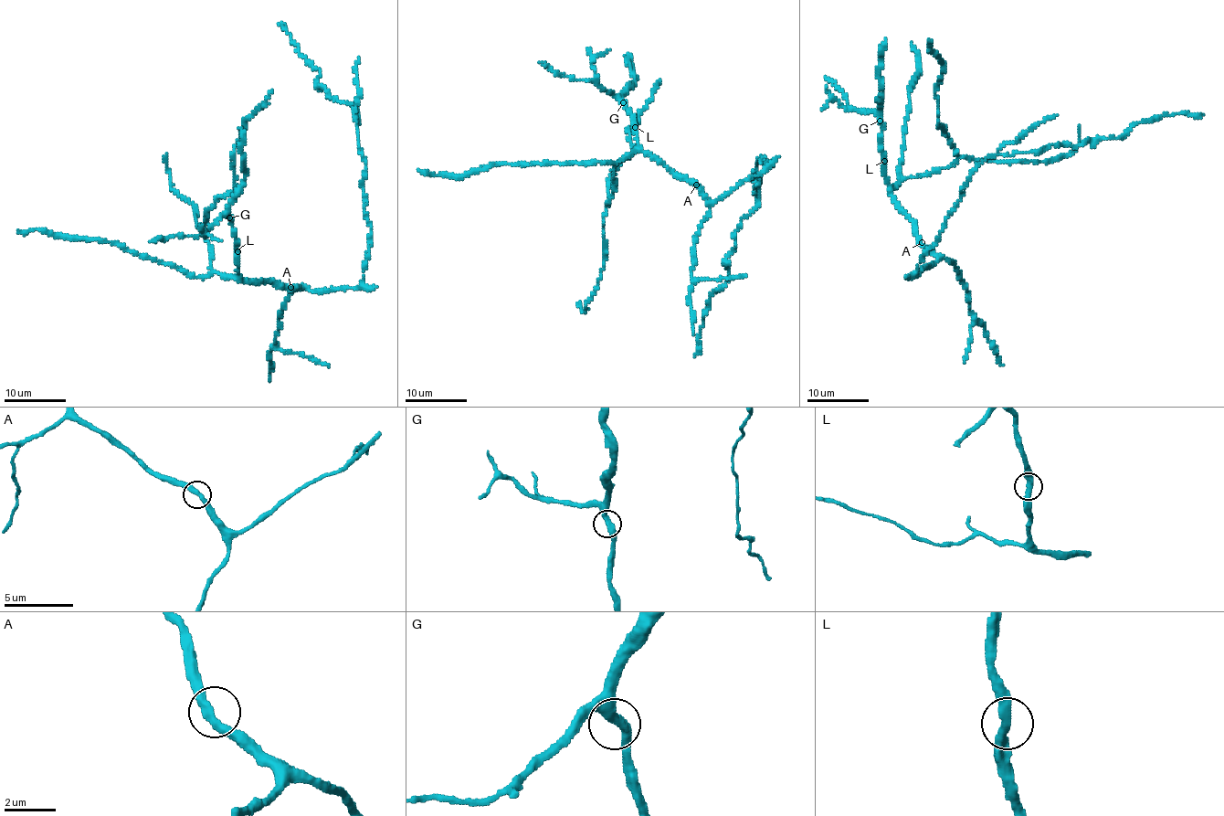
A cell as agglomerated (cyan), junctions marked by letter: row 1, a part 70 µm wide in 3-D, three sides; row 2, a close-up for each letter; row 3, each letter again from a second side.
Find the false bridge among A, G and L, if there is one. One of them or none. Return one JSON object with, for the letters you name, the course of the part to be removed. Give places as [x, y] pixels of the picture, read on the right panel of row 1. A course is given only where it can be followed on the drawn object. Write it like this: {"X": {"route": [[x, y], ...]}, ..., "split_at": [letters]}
{"split_at": []}

